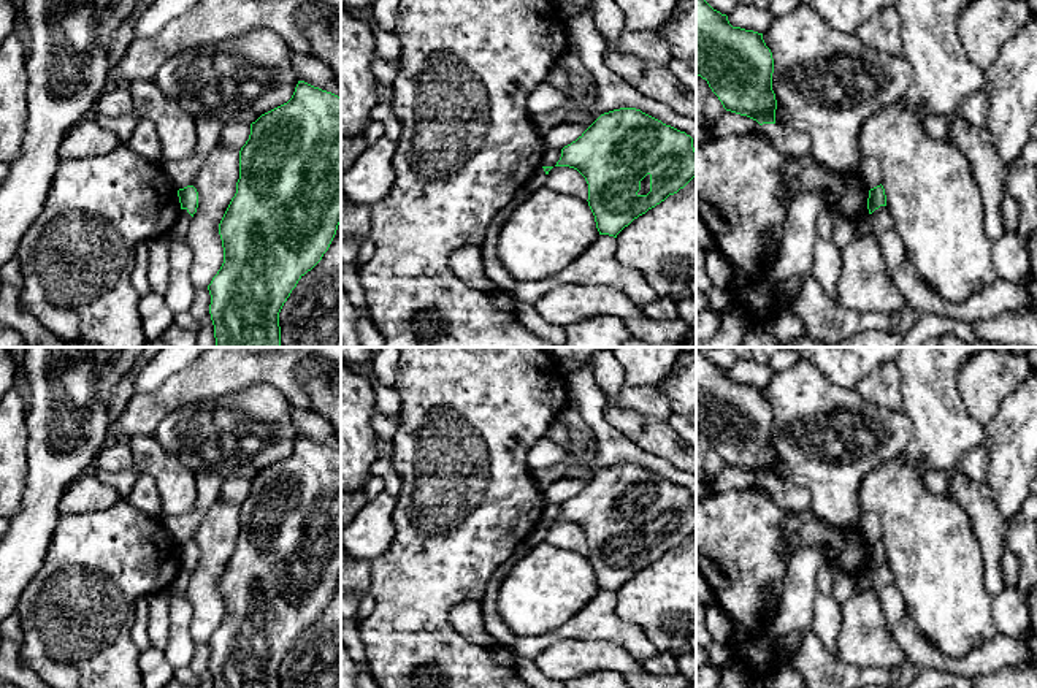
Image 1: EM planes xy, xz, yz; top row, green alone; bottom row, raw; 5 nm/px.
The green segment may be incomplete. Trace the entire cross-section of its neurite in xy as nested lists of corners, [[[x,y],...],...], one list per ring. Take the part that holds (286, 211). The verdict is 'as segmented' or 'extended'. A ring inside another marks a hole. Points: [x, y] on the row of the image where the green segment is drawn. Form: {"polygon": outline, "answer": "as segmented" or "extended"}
{"polygon": [[[298,81],[292,98],[251,124],[239,179],[220,224],[224,263],[208,285],[216,347],[281,347],[279,312],[341,224],[341,97]]], "answer": "as segmented"}

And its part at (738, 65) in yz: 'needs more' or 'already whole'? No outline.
already whole

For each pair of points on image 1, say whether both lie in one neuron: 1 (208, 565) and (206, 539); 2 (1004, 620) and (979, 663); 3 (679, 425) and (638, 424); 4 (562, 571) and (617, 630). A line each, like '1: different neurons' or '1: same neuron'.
1: same neuron
2: different neurons
3: different neurons
4: different neurons

